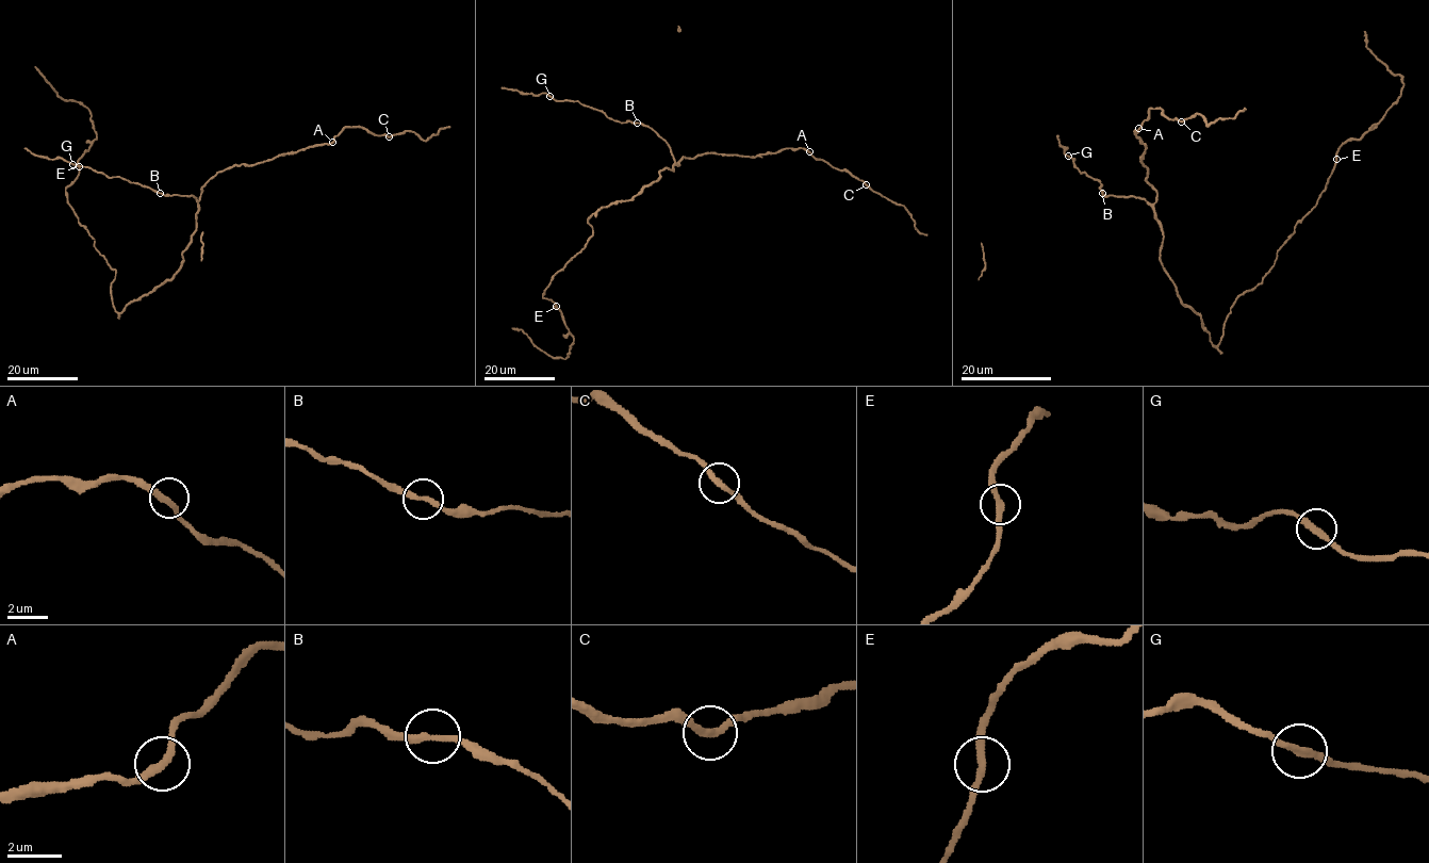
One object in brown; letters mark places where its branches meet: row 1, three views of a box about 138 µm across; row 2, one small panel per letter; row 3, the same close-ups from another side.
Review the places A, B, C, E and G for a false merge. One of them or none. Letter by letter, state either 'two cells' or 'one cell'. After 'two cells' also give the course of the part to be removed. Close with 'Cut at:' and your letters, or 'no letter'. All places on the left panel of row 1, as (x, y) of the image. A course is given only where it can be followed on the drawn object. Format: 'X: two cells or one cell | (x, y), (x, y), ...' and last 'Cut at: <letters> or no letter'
A: one cell
B: one cell
C: one cell
E: one cell
G: one cell
Cut at: no letter

